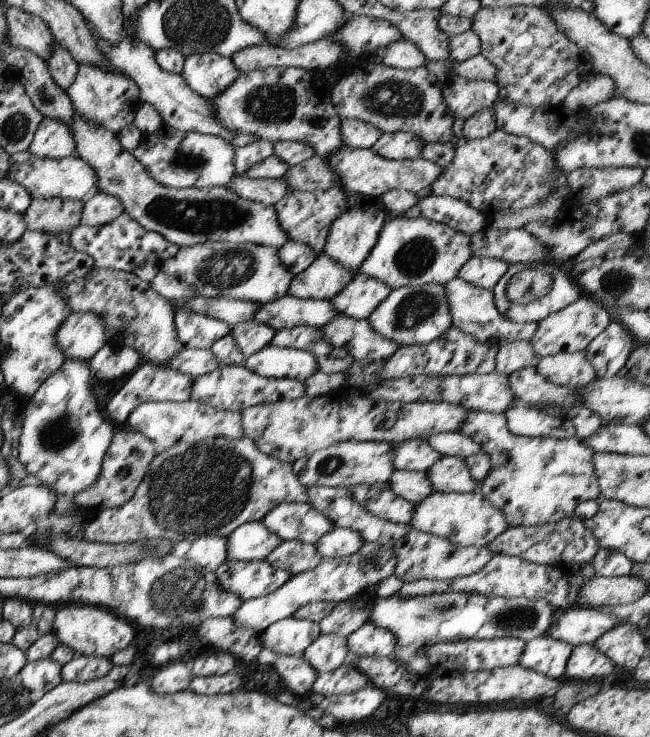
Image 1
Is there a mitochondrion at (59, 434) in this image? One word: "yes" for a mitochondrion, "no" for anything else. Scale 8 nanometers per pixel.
yes

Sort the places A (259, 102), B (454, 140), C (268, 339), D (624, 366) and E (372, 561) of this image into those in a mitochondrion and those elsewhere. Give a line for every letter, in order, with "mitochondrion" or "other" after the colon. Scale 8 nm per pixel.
A: mitochondrion
B: other
C: other
D: other
E: other

